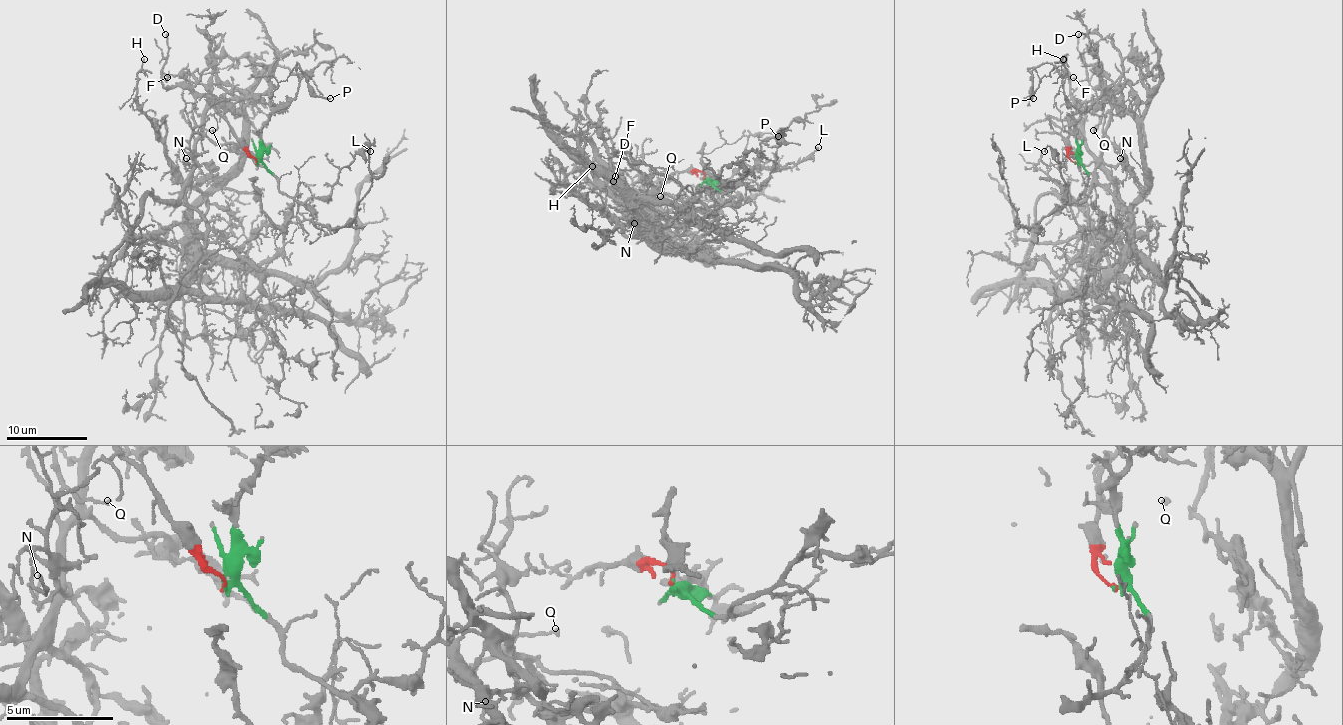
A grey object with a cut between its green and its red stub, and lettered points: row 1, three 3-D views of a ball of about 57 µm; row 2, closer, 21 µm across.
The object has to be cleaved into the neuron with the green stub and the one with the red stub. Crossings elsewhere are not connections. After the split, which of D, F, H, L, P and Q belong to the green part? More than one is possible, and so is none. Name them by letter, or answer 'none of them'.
L, P

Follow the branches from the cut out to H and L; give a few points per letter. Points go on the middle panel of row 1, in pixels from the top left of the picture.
H: (703, 180), (673, 172), (663, 186), (658, 208), (691, 239), (658, 249), (610, 188), (586, 178), (592, 166)
L: (703, 180), (719, 190), (725, 190), (758, 168), (778, 170), (786, 164), (798, 164), (819, 147)

